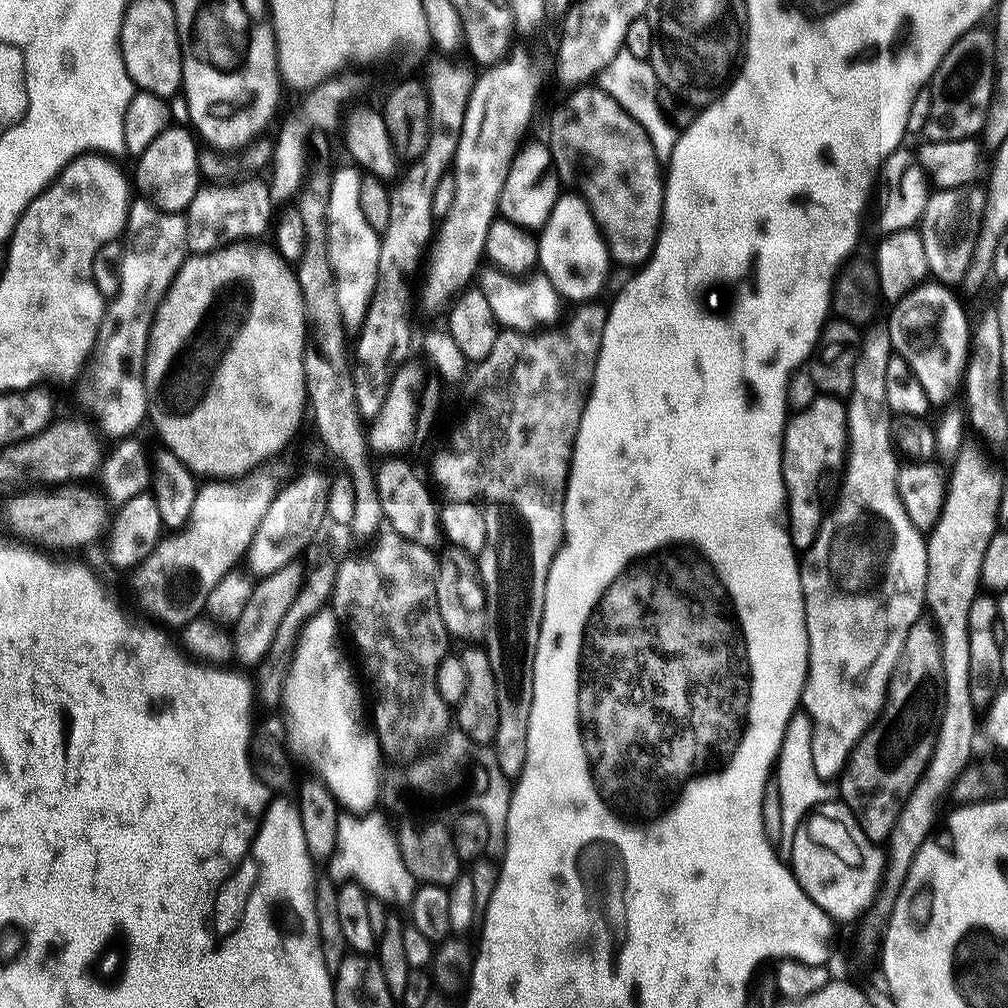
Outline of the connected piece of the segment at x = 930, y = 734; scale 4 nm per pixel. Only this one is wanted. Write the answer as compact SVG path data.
M921 618L914 622L914 626L910 626L910 634L906 634L902 654L898 658L896 669L892 671L892 680L888 684L888 696L884 699L883 710L880 711L876 723L854 746L852 756L848 759L848 766L838 780L842 802L854 813L866 838L884 842L894 830L894 822L898 822L898 814L902 814L902 806L906 798L910 798L914 786L918 786L934 754L943 709L944 671L942 670L940 633L936 631L935 623L931 619Z

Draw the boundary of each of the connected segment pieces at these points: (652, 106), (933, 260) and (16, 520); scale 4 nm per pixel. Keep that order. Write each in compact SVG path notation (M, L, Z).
M621 50L614 58L614 62L610 62L610 66L606 66L600 72L598 86L603 92L610 94L610 98L614 98L614 102L618 102L618 106L622 106L622 110L630 114L630 118L634 118L643 126L658 159L662 162L671 160L678 128L667 120L669 117L658 104L658 90L661 83L656 79L651 63L642 58L634 58L634 54Z
M980 186L942 188L929 195L918 231L926 246L926 262L933 281L945 286L963 285L967 267L974 257L985 205L986 192Z
M69 482L67 484L62 484L56 487L53 487L51 490L40 490L44 492L28 492L25 496L16 496L12 500L12 522L13 524L22 532L33 532L34 535L37 536L40 540L53 540L56 544L65 544L66 547L70 548L80 548L83 544L92 544L95 542L96 539L103 537L105 533L109 531L110 528L110 512L108 516L108 504L109 501L105 499L103 495L102 497L99 496L98 493L95 492L92 488L84 488L88 487L85 486L83 483L80 482Z

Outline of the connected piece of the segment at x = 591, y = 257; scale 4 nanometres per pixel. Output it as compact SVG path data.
M562 194L558 197L550 218L539 233L540 258L538 268L565 301L592 302L599 297L596 295L603 290L604 283L608 280L610 257L608 255L608 245L604 243L600 227L596 224L596 219L592 217L592 210L588 206L588 201L584 199L583 195L575 195Z

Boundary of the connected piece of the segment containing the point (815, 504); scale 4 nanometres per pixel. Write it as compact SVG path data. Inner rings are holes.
M818 394L784 425L786 523L792 545L806 550L814 542L837 495L848 454L848 409L843 399Z

